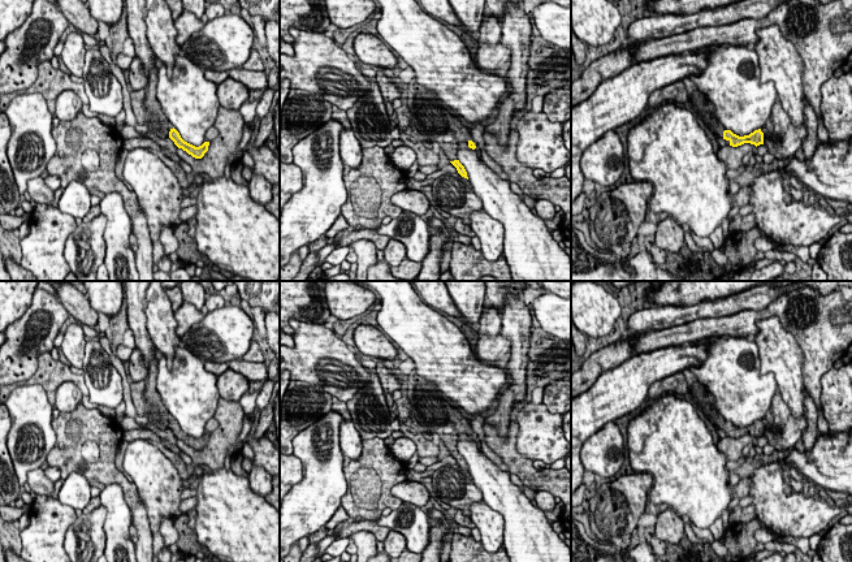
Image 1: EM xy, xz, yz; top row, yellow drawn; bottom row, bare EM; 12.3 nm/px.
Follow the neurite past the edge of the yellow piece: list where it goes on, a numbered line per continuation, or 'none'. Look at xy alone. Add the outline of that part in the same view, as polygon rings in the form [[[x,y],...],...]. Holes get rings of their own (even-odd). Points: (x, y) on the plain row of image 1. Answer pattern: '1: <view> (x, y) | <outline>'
none

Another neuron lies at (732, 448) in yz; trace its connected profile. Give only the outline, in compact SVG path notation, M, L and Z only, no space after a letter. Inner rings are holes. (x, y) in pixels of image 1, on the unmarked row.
M744 435L738 438L732 438L730 436L726 436L719 440L717 448L719 451L725 453L728 458L728 461L735 464L741 461L743 449L747 446L756 446L757 438L751 435Z

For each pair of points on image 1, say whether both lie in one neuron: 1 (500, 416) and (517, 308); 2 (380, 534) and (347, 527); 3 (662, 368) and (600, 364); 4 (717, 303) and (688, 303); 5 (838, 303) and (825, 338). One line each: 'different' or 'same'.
1: same
2: same
3: different
4: same
5: same

